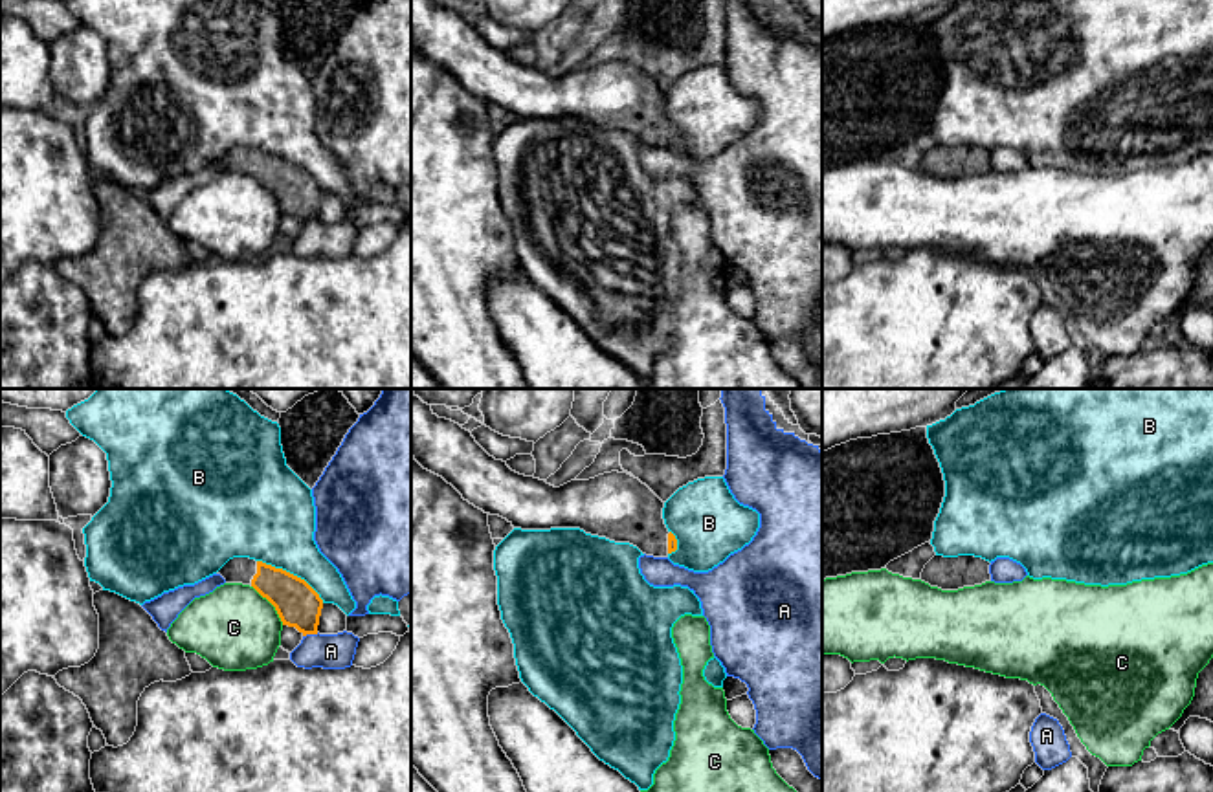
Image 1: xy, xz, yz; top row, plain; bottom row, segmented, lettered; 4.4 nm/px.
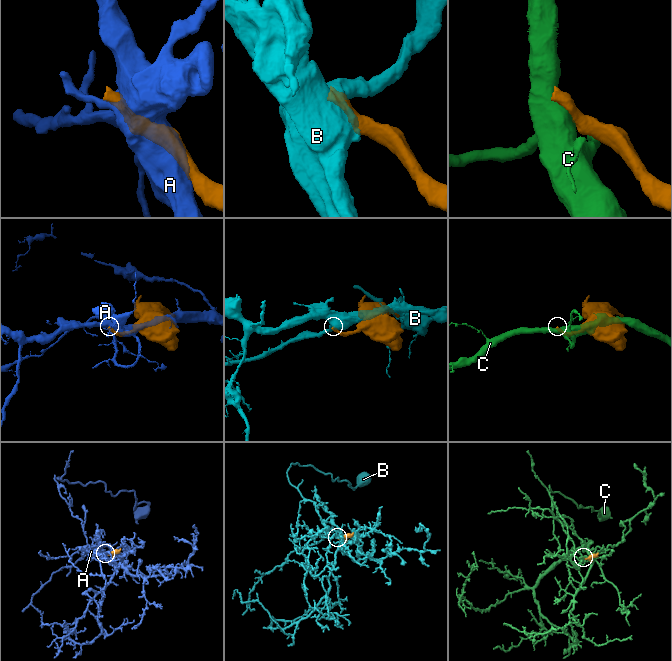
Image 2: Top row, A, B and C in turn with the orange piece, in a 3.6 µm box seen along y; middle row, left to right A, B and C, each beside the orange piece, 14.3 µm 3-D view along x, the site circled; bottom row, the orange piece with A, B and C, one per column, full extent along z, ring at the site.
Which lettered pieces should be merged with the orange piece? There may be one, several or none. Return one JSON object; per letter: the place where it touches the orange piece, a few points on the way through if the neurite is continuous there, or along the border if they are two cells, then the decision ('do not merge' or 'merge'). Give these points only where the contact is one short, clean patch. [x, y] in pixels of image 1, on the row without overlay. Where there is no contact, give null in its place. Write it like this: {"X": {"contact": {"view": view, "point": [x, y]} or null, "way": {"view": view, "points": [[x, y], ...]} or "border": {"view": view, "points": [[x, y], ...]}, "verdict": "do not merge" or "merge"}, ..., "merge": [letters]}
{"A": {"contact": {"view": "xy", "point": [311, 222]}, "verdict": "do not merge"}, "B": {"contact": {"view": "xy", "point": [292, 164]}, "border": {"view": "xy", "points": [[257, 149], [300, 165], [323, 191]]}, "verdict": "do not merge"}, "C": {"contact": {"view": "xy", "point": [272, 193]}, "verdict": "do not merge"}, "merge": []}

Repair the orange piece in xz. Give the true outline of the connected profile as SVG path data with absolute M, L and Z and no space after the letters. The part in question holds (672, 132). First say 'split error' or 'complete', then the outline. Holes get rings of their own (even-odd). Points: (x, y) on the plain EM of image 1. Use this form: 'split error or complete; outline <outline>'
split error; outline M411 0L411 44L428 60L451 73L464 90L490 104L506 108L521 119L580 117L615 132L629 132L642 143L668 147L677 139L675 125L662 108L664 92L628 62L604 62L589 70L571 70L560 77L512 60L490 46L459 13L433 0Z

